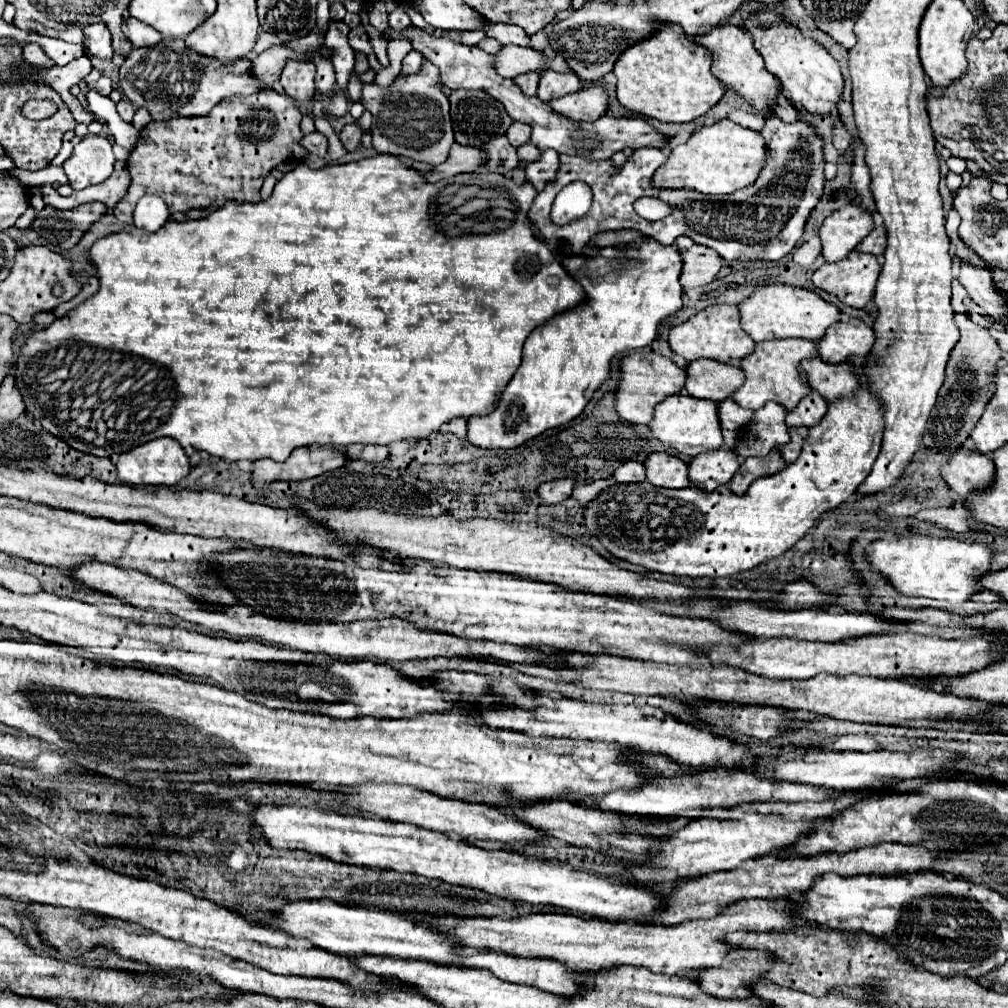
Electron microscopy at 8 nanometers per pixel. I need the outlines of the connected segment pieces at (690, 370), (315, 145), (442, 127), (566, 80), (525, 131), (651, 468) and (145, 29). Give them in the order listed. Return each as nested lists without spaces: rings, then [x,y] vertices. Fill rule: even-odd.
[[[698,359],[686,367],[684,391],[696,399],[724,401],[744,383],[744,373],[738,367],[726,363]]]
[[[310,133],[310,135],[304,135],[302,141],[300,141],[302,147],[306,147],[310,153],[318,155],[318,157],[324,157],[326,151],[328,151],[328,139],[322,135],[322,133]]]
[[[424,59],[422,69],[414,75],[400,73],[386,89],[376,83],[364,83],[360,103],[372,113],[370,135],[376,153],[408,157],[412,161],[430,165],[440,165],[446,161],[446,153],[454,143],[450,103],[442,93],[440,71],[432,61]]]
[[[542,71],[540,73],[540,83],[538,83],[538,91],[536,97],[544,103],[556,99],[556,97],[564,97],[568,93],[574,93],[582,87],[582,83],[578,83],[578,77],[574,77],[572,71],[568,73],[558,73],[558,71]]]
[[[512,123],[510,125],[510,129],[506,131],[506,137],[508,137],[508,143],[512,145],[512,147],[520,147],[520,145],[524,145],[524,143],[528,143],[530,141],[530,125],[526,125],[526,123]]]
[[[650,453],[644,461],[644,467],[646,481],[650,481],[656,487],[684,489],[690,485],[686,463],[668,453]]]
[[[128,17],[122,23],[122,33],[128,37],[128,41],[134,47],[152,47],[162,39],[162,35],[156,29],[152,29],[150,25],[146,25],[134,17]]]

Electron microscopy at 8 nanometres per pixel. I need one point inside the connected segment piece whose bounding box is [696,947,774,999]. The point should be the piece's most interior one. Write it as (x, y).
(741, 965)

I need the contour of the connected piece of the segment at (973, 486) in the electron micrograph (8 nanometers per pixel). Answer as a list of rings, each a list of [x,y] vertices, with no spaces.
[[[960,447],[940,469],[942,479],[956,497],[966,499],[972,491],[984,489],[994,479],[994,463],[990,457]]]

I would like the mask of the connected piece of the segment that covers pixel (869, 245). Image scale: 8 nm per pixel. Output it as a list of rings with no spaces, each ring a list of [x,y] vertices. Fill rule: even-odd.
[[[878,223],[878,225],[870,231],[870,235],[862,241],[860,251],[862,251],[862,253],[872,253],[872,255],[880,257],[880,255],[884,253],[884,249],[886,249],[886,229],[884,229],[882,223]]]

